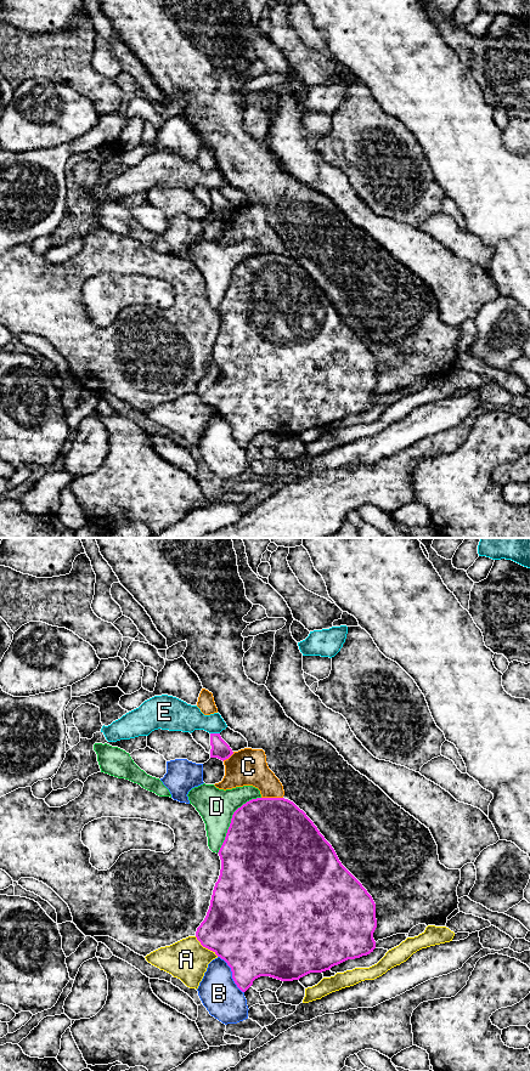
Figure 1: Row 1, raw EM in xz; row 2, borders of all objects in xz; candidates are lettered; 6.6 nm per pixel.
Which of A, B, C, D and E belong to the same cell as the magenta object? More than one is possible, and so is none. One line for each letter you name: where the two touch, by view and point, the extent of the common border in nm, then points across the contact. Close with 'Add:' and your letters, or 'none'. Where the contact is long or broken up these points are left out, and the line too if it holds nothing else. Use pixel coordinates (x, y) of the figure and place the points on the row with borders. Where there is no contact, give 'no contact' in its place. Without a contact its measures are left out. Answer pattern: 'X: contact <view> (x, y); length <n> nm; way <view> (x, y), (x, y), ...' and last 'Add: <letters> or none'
Add: none

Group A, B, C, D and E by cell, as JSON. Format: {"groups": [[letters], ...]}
{"groups": [["A"], ["B"], ["C"], ["D"], ["E"]]}

